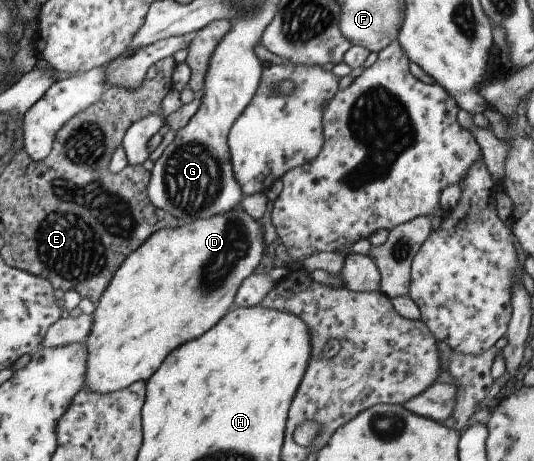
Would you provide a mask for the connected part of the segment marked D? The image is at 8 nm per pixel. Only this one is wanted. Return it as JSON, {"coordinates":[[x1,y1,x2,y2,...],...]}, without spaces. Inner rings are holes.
{"coordinates":[[238,205,226,214,210,218,194,219,194,222,154,232,128,256,112,276,92,312,90,332,82,346,86,348,86,374,82,376,82,388,99,397,112,394,134,382,145,382,166,358,166,354,178,346,193,340,209,330,232,308,232,300,240,282,260,264,266,252,262,238,262,226,252,222]]}

